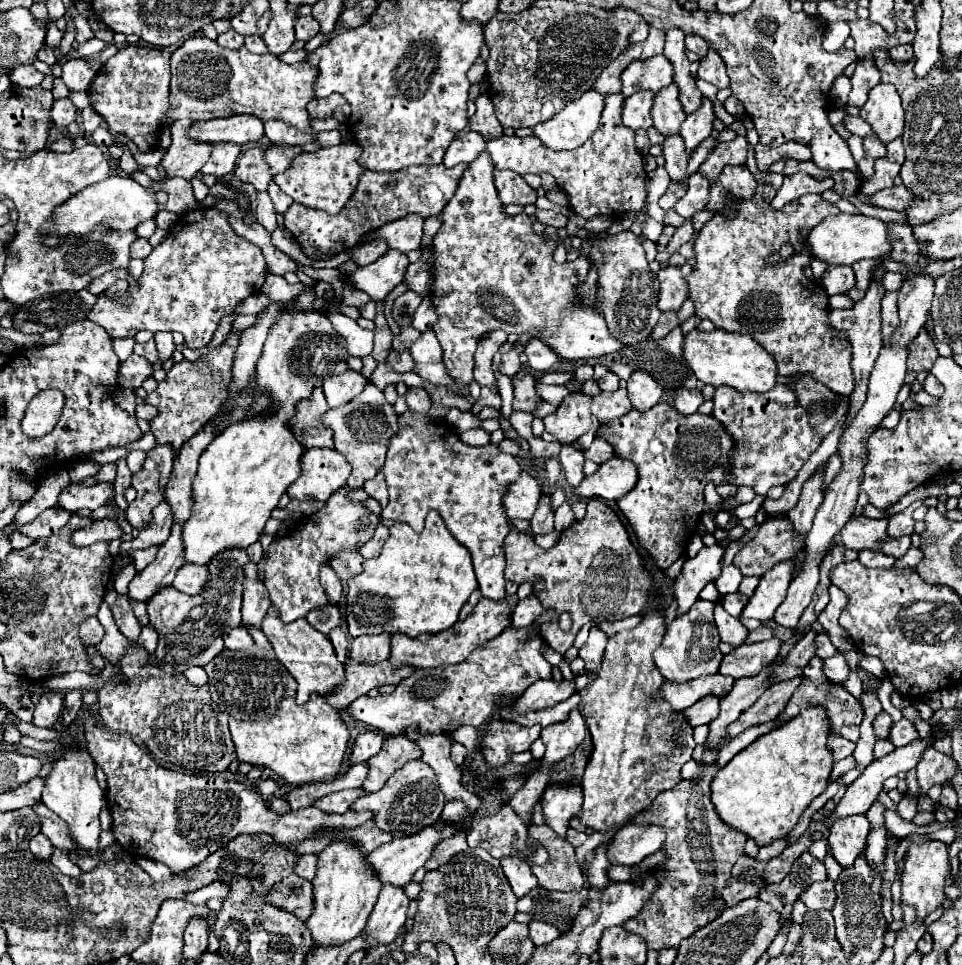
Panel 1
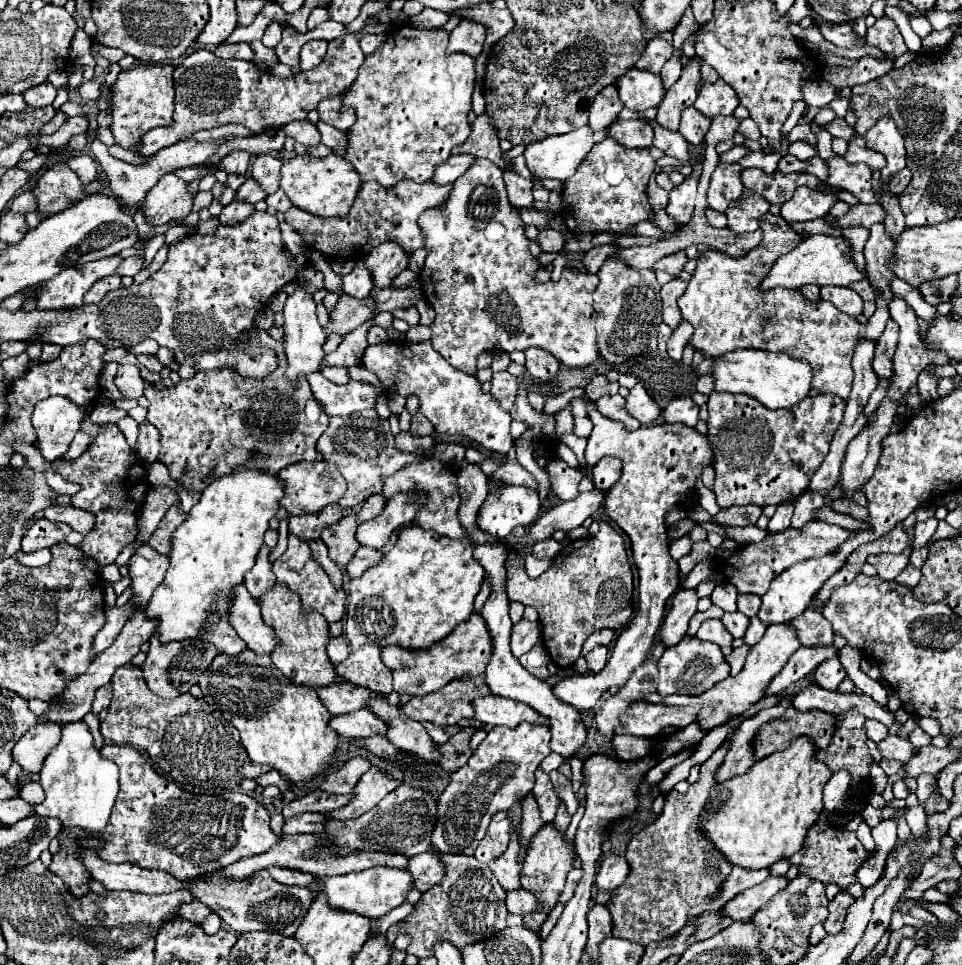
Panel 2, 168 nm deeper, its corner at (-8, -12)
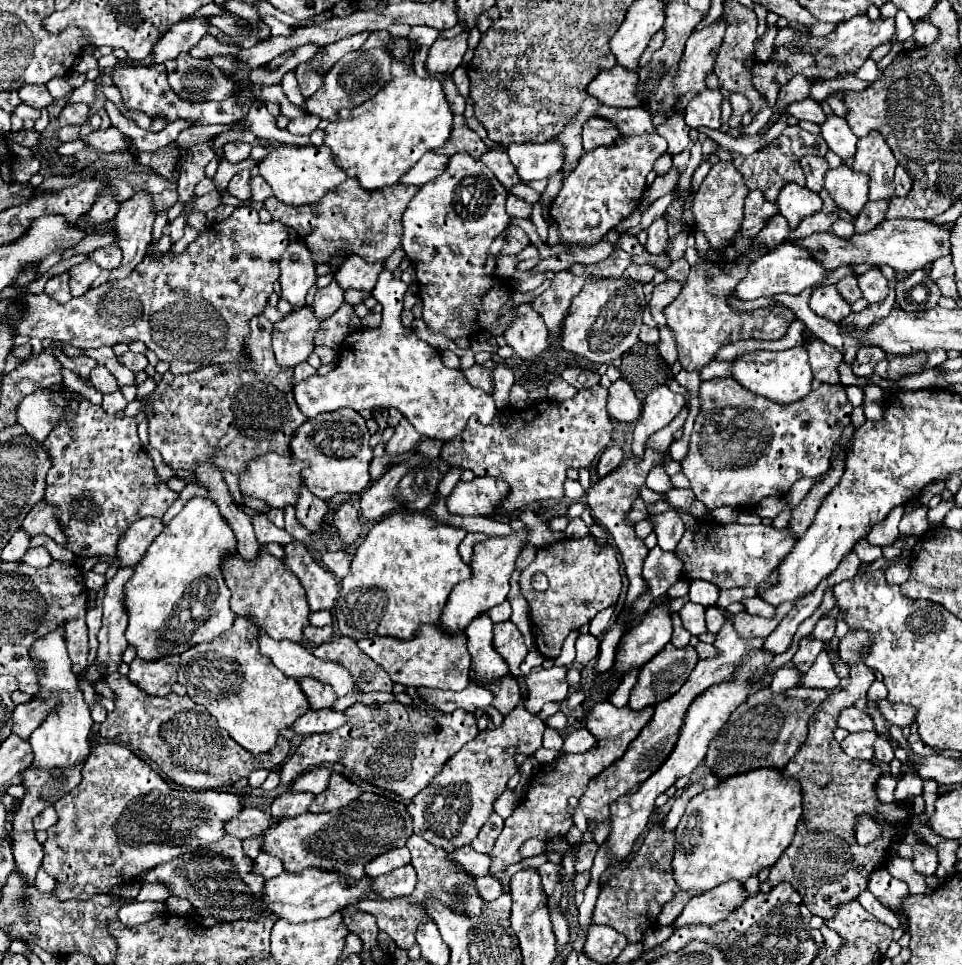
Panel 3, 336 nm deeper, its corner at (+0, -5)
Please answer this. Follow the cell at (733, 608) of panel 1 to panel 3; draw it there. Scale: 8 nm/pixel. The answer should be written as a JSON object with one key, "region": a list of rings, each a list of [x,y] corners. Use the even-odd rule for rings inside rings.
{"region":[[[709,607],[705,611],[705,617],[707,617],[707,631],[711,631],[711,633],[717,633],[723,627],[723,623],[725,623],[725,617],[713,607]]]}

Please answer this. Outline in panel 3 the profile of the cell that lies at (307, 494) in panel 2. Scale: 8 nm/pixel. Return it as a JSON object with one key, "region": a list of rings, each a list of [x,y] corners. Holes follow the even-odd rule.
{"region":[[[277,453],[273,455],[261,455],[261,459],[253,459],[253,463],[249,463],[245,475],[239,477],[239,487],[241,493],[249,495],[249,497],[257,497],[263,499],[267,505],[271,507],[287,507],[287,505],[295,505],[299,491],[305,487],[305,481],[301,477],[301,471],[307,467],[307,463],[301,463],[297,459],[291,457],[281,457]]]}

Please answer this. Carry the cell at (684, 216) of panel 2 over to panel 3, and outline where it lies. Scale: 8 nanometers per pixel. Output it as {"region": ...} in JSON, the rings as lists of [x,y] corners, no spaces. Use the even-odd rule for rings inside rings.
{"region":[[[661,215],[659,219],[655,219],[651,223],[651,227],[647,229],[649,239],[647,239],[647,251],[653,255],[661,255],[667,247],[667,219],[665,215]]]}

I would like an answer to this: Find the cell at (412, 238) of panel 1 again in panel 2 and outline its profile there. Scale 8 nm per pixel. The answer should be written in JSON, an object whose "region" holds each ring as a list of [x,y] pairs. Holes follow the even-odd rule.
{"region":[[[385,242],[363,258],[365,266],[369,266],[369,272],[373,274],[375,288],[389,288],[393,278],[407,268],[407,260],[409,254],[395,242]]]}

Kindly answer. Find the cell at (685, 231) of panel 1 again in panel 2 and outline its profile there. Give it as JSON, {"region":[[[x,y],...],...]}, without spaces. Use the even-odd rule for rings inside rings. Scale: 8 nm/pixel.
{"region":[[[679,250],[679,252],[675,252],[675,254],[669,254],[667,258],[661,258],[655,266],[653,266],[653,270],[663,270],[663,272],[667,272],[667,274],[671,274],[671,276],[679,276],[679,272],[683,270],[683,266],[687,263],[687,254],[685,254],[685,250]]]}

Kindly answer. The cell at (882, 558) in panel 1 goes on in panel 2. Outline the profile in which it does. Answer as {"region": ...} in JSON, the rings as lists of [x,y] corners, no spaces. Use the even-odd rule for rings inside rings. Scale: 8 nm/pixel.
{"region":[[[909,528],[909,546],[901,554],[877,554],[877,556],[869,556],[867,562],[871,566],[875,566],[877,574],[883,580],[895,580],[895,576],[899,576],[905,570],[905,566],[909,564],[911,542],[913,542],[913,528]]]}

